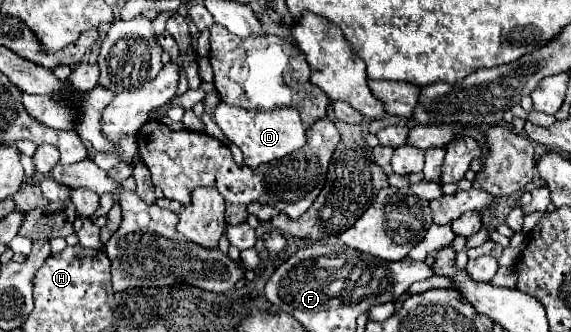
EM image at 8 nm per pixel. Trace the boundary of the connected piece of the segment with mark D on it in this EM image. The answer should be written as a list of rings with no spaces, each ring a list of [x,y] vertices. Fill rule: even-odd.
[[[219,103],[215,113],[215,123],[225,133],[229,141],[233,141],[243,151],[243,161],[249,167],[259,167],[263,163],[281,159],[297,149],[301,149],[305,139],[305,125],[299,117],[299,111],[285,107],[285,109],[273,109],[273,111],[257,111],[257,109],[241,109],[227,103]]]

